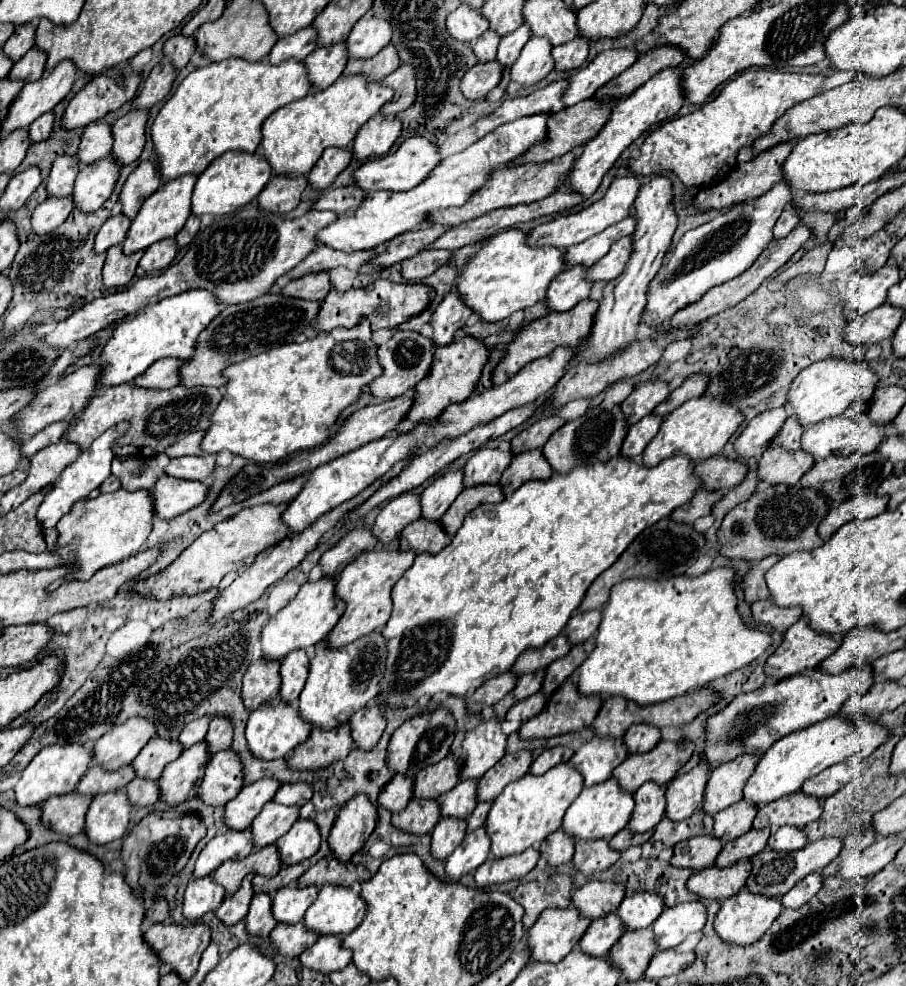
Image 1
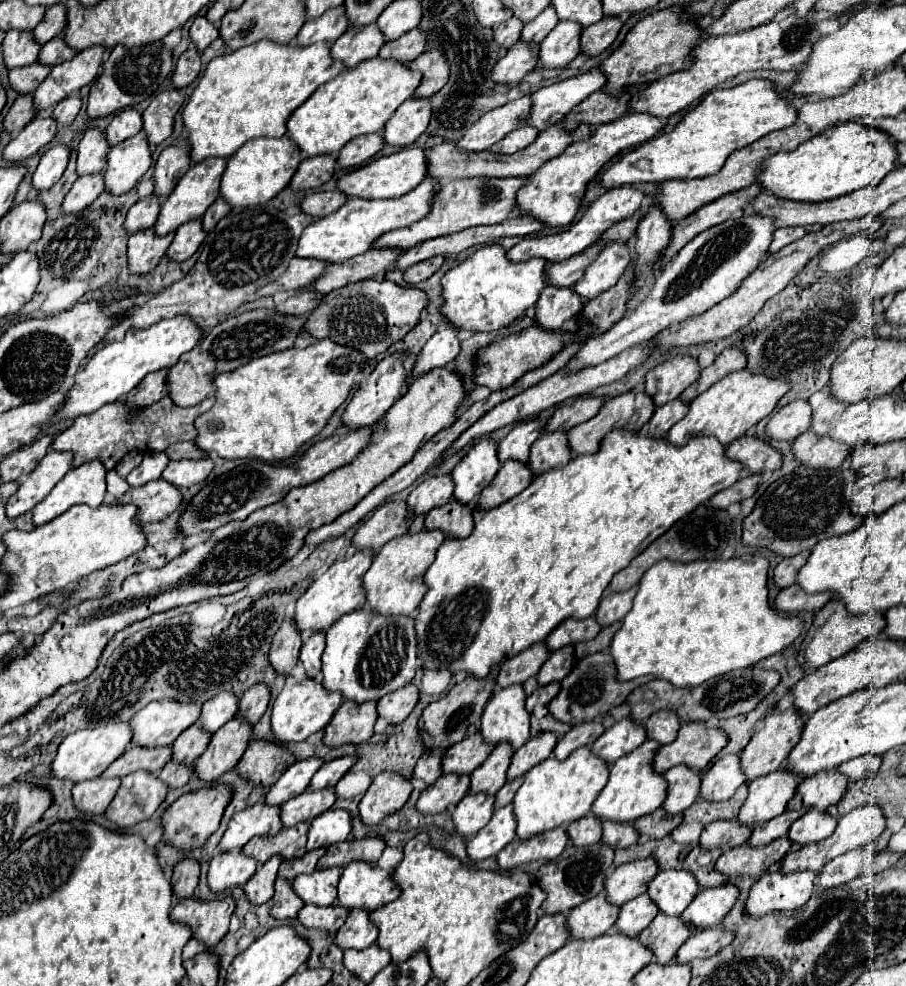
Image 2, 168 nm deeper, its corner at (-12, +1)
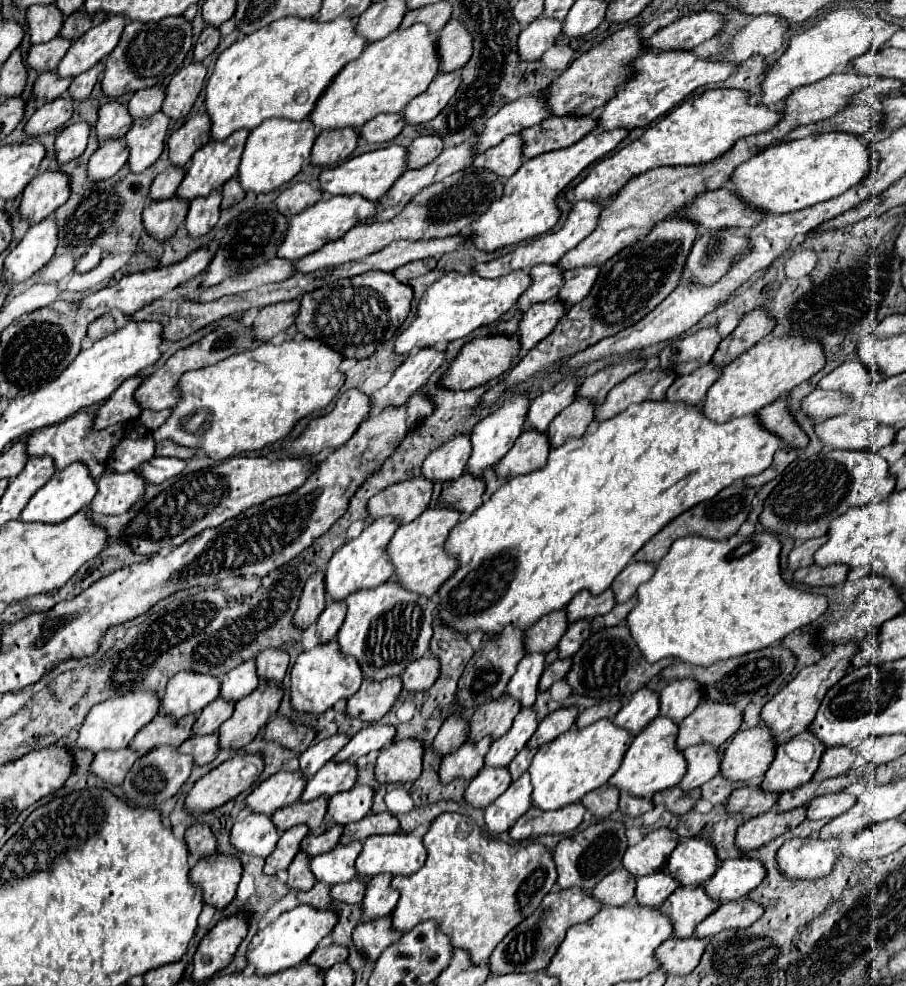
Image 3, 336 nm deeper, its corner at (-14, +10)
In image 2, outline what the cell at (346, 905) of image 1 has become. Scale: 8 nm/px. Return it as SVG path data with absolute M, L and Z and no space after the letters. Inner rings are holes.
M351 862L339 880L337 886L337 904L347 910L379 910L385 904L397 898L399 888L389 880L391 872L379 870L375 864Z

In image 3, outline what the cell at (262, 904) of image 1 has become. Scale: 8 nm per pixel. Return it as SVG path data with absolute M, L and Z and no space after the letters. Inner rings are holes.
M299 851L297 857L293 859L293 863L289 865L289 879L287 885L291 889L299 889L299 891L309 891L315 885L315 875L309 869L309 855L305 851Z

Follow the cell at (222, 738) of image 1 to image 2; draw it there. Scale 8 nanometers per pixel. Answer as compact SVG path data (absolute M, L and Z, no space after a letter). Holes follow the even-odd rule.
M257 684L257 686L249 688L239 698L239 712L237 712L237 716L243 718L247 724L255 726L259 722L259 718L263 716L267 704L269 704L269 688L265 684Z

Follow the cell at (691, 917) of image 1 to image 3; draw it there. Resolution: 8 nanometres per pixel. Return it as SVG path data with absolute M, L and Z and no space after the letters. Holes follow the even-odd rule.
M743 855L737 859L723 861L715 871L715 875L705 883L705 889L709 897L719 899L721 903L741 901L765 877L767 877L767 869L763 861Z

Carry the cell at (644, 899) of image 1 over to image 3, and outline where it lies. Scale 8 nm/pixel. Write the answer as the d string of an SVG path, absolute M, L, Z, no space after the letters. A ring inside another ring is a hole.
M691 837L675 847L665 869L675 875L681 885L703 885L713 877L717 867L715 843L705 837Z

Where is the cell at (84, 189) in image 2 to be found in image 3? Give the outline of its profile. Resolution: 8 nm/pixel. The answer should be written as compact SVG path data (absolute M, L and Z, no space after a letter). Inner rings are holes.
M107 139L89 159L89 179L101 181L113 177L127 163L127 143L121 139Z

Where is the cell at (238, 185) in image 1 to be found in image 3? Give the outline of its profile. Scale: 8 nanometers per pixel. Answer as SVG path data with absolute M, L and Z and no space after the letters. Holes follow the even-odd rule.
M273 117L271 121L263 121L263 125L259 125L259 129L253 129L247 139L243 159L239 165L239 175L237 175L241 187L245 191L269 193L281 187L283 183L291 181L301 171L301 165L309 159L315 137L317 137L315 125L309 119L279 121L277 117Z

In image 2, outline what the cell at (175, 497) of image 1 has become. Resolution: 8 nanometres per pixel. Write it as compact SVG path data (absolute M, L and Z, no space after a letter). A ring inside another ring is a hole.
M161 480L149 482L141 488L131 488L125 496L115 500L117 504L135 504L139 508L137 518L141 524L157 522L169 514L173 514L183 504L183 492L181 488Z

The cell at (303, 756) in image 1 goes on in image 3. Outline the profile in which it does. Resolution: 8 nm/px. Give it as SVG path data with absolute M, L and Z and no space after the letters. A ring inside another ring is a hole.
M389 677L387 681L367 681L361 683L361 689L347 701L347 715L361 721L379 721L395 703L401 693L401 677Z

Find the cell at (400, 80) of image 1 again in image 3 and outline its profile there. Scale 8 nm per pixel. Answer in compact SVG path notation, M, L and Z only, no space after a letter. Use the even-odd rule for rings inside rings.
M449 21L437 39L441 71L459 71L471 59L471 33L461 21Z

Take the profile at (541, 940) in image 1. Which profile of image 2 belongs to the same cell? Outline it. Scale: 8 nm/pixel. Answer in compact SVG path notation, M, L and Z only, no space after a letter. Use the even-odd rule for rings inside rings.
M597 894L595 898L587 900L585 904L573 908L567 918L565 926L569 930L571 938L597 938L605 932L609 932L617 920L619 908L611 906L605 900L605 894Z

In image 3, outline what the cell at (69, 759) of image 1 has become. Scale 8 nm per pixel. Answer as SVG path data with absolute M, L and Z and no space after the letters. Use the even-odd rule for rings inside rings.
M141 689L141 691L131 691L119 697L111 697L99 705L95 705L91 709L91 713L87 715L81 731L79 731L79 739L77 739L77 747L81 749L89 749L93 753L99 753L103 749L123 749L129 747L129 743L133 741L133 737L137 735L139 729L143 729L161 709L161 697L157 691L149 691L149 689Z

